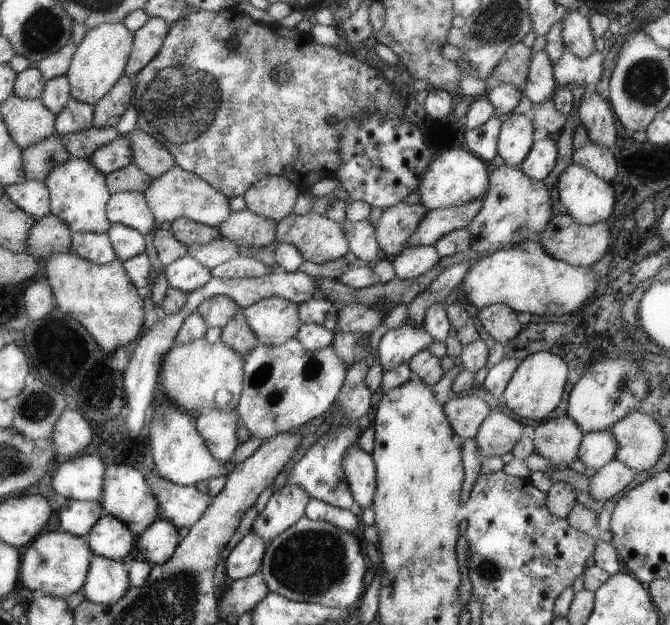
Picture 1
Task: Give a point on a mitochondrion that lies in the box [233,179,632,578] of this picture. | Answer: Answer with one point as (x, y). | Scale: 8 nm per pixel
(260, 376)

